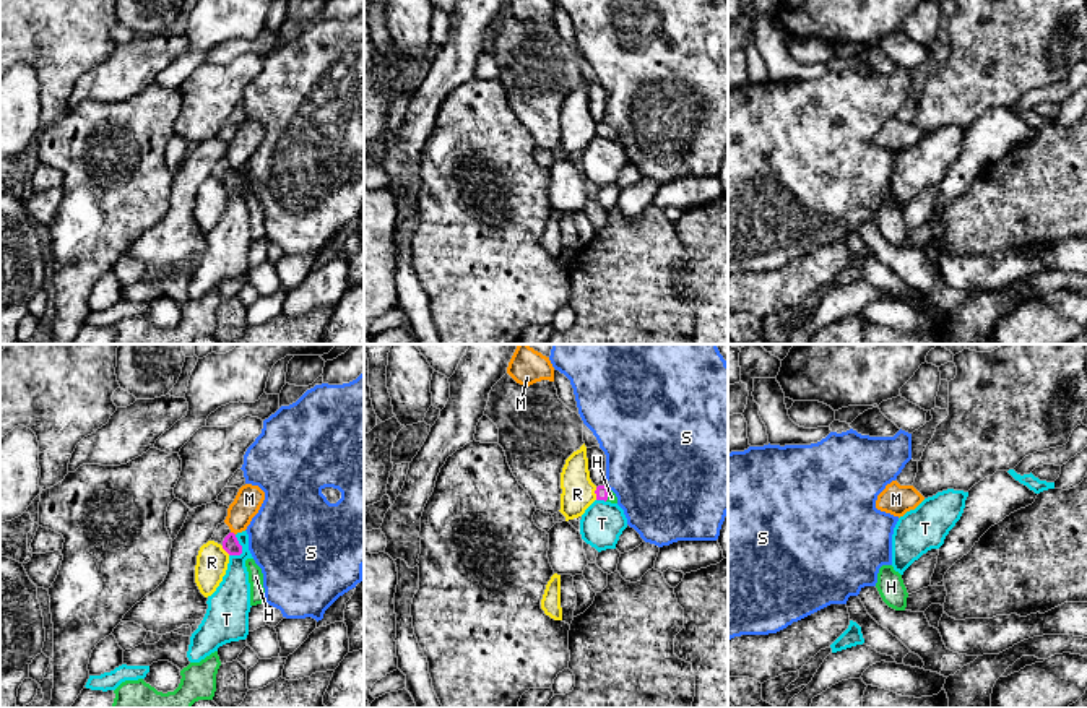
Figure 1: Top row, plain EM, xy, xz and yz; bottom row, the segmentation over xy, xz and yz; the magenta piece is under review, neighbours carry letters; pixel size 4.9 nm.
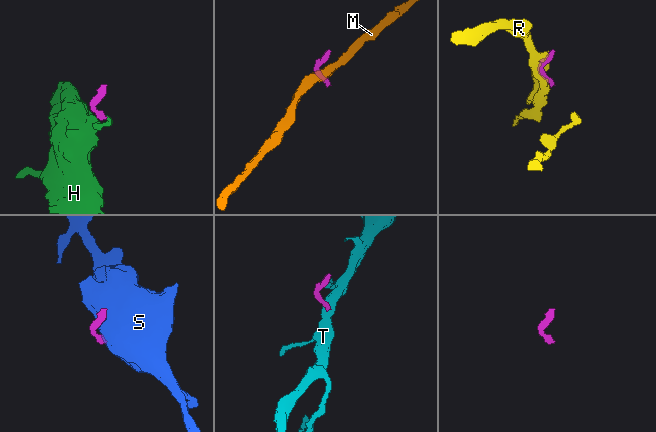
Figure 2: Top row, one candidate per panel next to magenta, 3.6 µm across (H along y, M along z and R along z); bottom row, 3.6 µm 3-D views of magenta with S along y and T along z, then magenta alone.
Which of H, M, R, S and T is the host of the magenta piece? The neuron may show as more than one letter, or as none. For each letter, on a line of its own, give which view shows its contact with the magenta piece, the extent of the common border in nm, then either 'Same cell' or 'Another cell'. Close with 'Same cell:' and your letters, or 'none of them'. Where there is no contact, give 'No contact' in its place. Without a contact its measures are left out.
H: Touches magenta in xz. Shared border 70 nm. Same cell
M: Touches magenta in xy. Shared border 30 nm. Another cell
R: Touches magenta in xz. Shared border 60 nm. Another cell
S: No contact. Another cell
T: Touches magenta in xy. Shared border 120 nm. Another cell
Same cell: H

